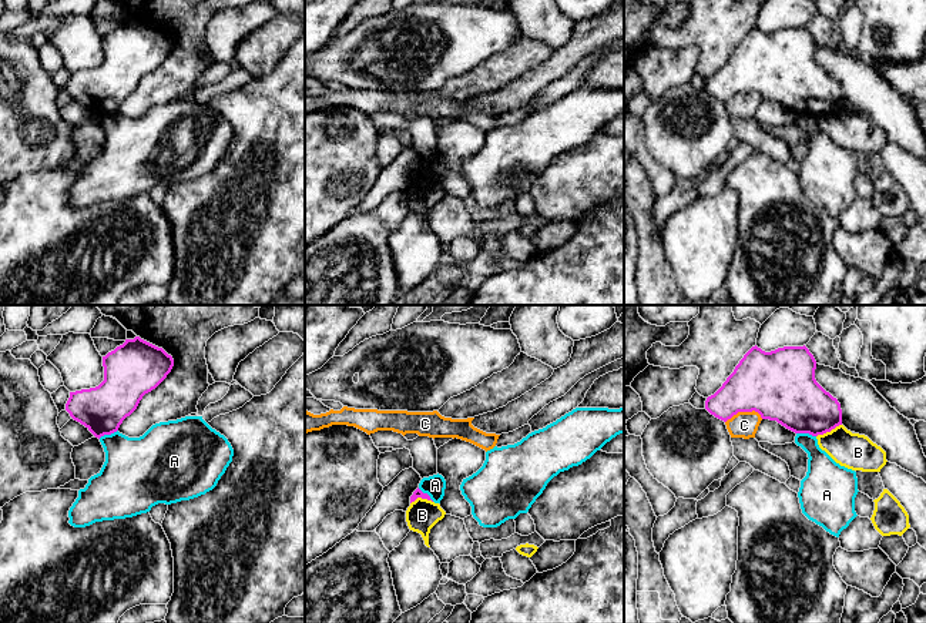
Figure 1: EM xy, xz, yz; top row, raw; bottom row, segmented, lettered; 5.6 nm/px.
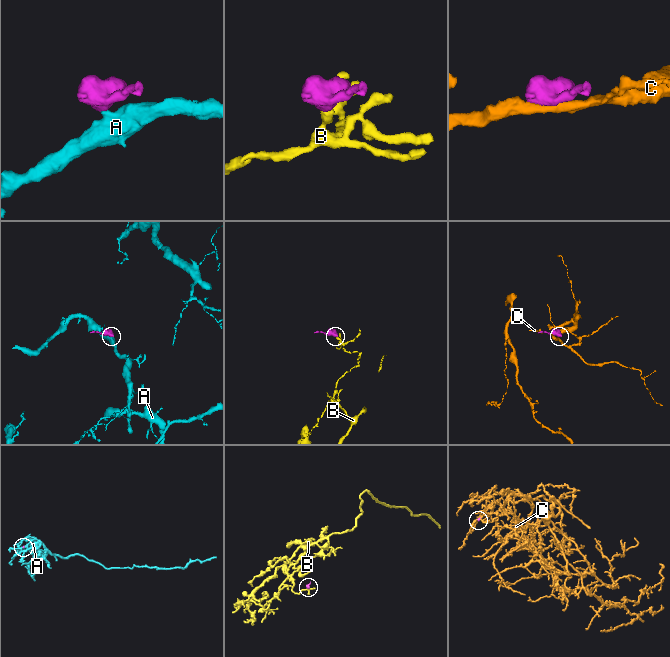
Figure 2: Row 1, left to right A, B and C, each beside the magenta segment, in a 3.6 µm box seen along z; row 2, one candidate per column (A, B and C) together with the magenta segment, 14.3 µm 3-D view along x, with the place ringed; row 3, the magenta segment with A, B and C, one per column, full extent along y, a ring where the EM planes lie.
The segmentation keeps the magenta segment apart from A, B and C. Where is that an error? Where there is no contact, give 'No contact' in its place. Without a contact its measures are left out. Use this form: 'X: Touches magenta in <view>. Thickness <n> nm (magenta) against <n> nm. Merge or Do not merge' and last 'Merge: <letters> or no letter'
A: Touches magenta in yz. Thickness 340 nm (magenta) against 180 nm. Do not merge
B: Touches magenta in yz. Thickness 320 nm (magenta) against 200 nm. Do not merge
C: Touches magenta in yz. Thickness 400 nm (magenta) against 140 nm. Do not merge
Merge: no letter

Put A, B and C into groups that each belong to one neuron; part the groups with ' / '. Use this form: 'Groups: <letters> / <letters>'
Groups: A / B / C

